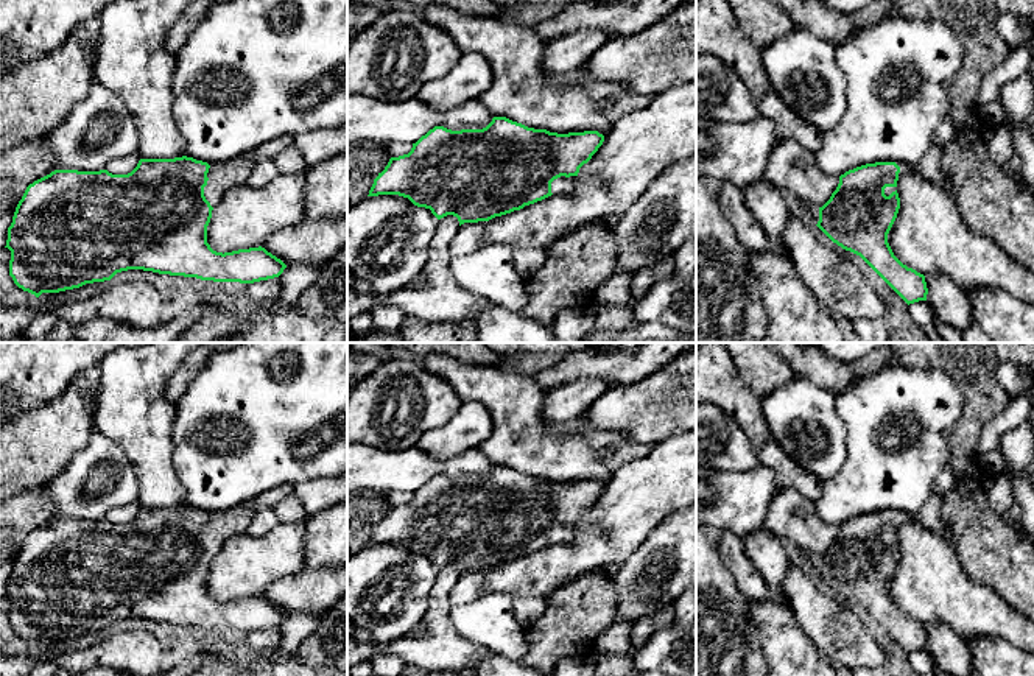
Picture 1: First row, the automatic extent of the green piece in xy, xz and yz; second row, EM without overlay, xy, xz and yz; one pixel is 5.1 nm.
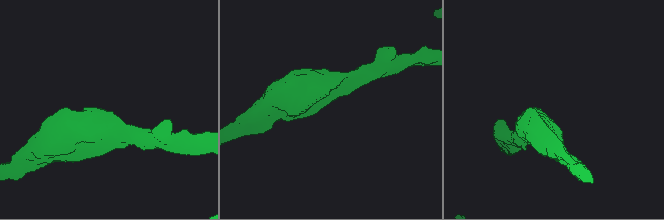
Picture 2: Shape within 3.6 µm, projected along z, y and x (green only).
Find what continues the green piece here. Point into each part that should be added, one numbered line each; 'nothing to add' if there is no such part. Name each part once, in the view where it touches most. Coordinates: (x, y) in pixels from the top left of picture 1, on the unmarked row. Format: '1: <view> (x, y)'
1: xy (223, 525)

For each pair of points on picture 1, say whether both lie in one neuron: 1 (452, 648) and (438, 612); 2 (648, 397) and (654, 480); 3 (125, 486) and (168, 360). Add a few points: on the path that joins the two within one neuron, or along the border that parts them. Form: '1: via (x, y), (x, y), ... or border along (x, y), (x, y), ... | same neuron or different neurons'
1: via (443, 639), (438, 622) | same neuron
2: border along (679, 433), (651, 447) | different neurons
3: border along (109, 436), (123, 450), (136, 472), (137, 502) | different neurons

